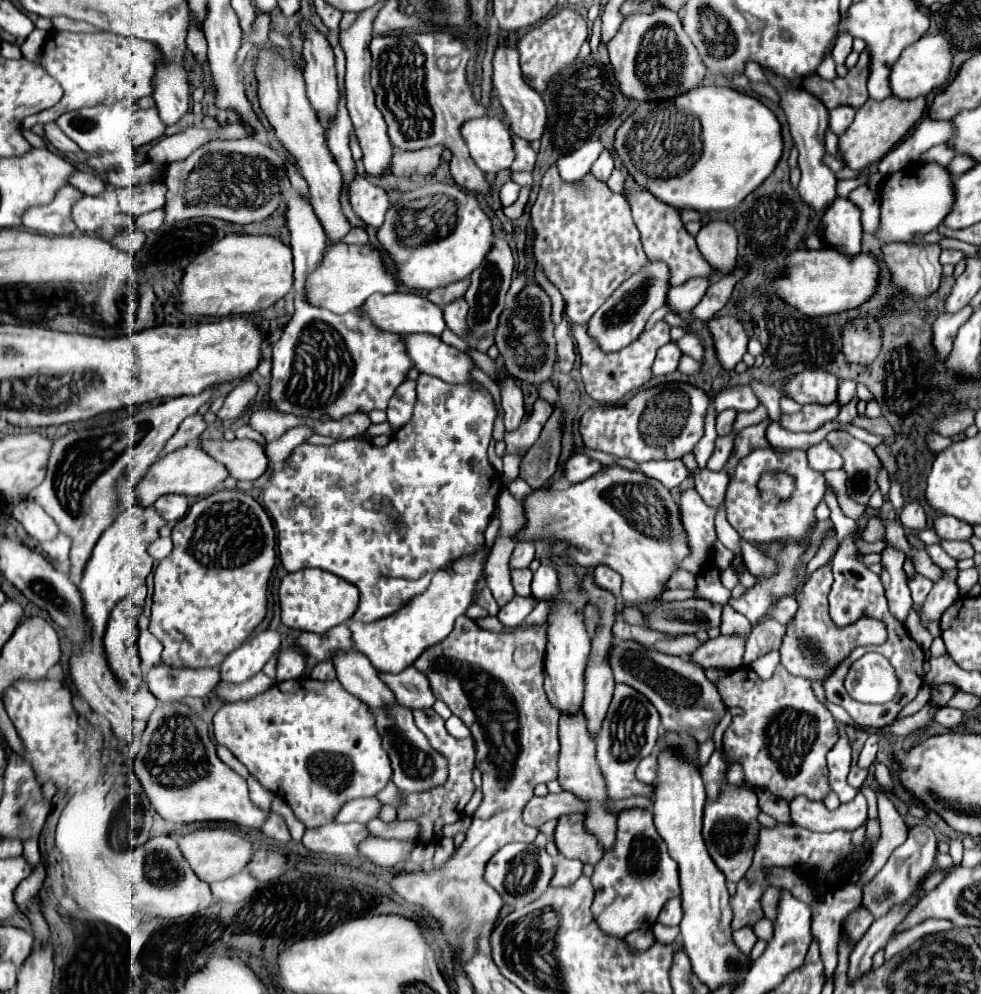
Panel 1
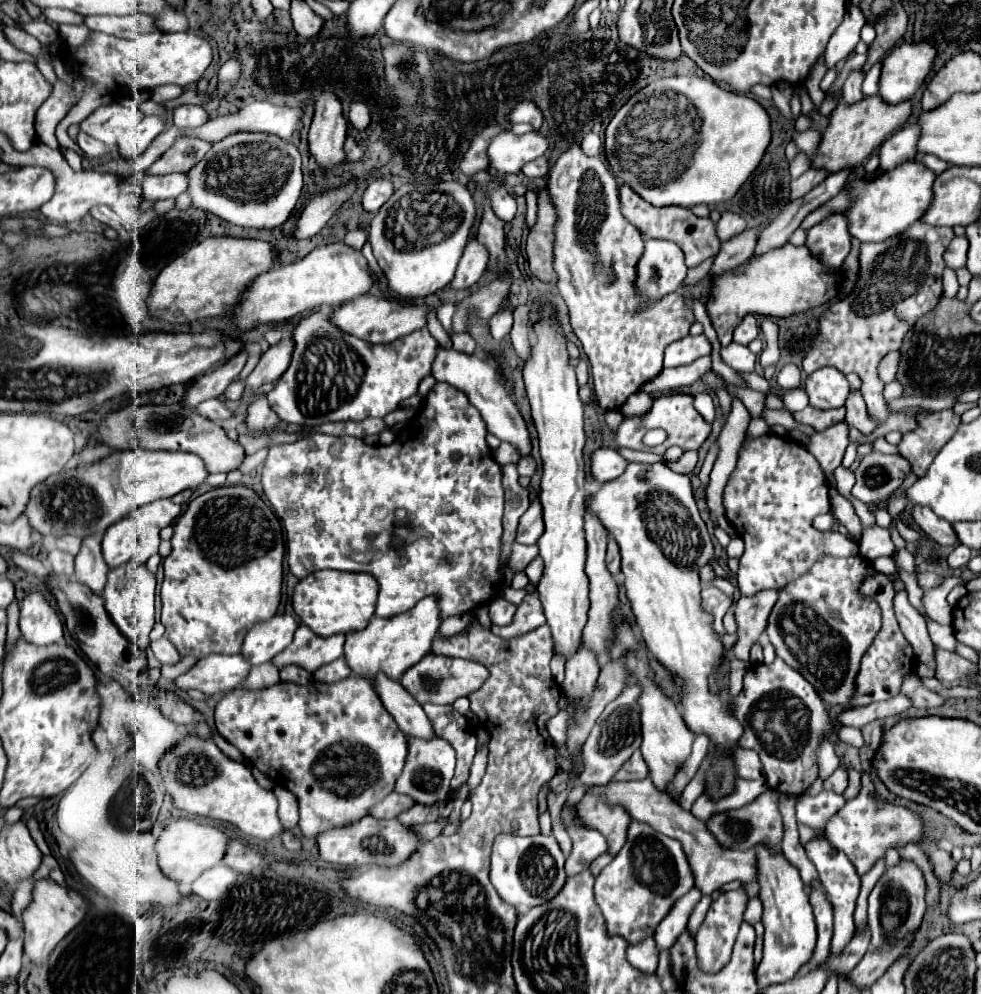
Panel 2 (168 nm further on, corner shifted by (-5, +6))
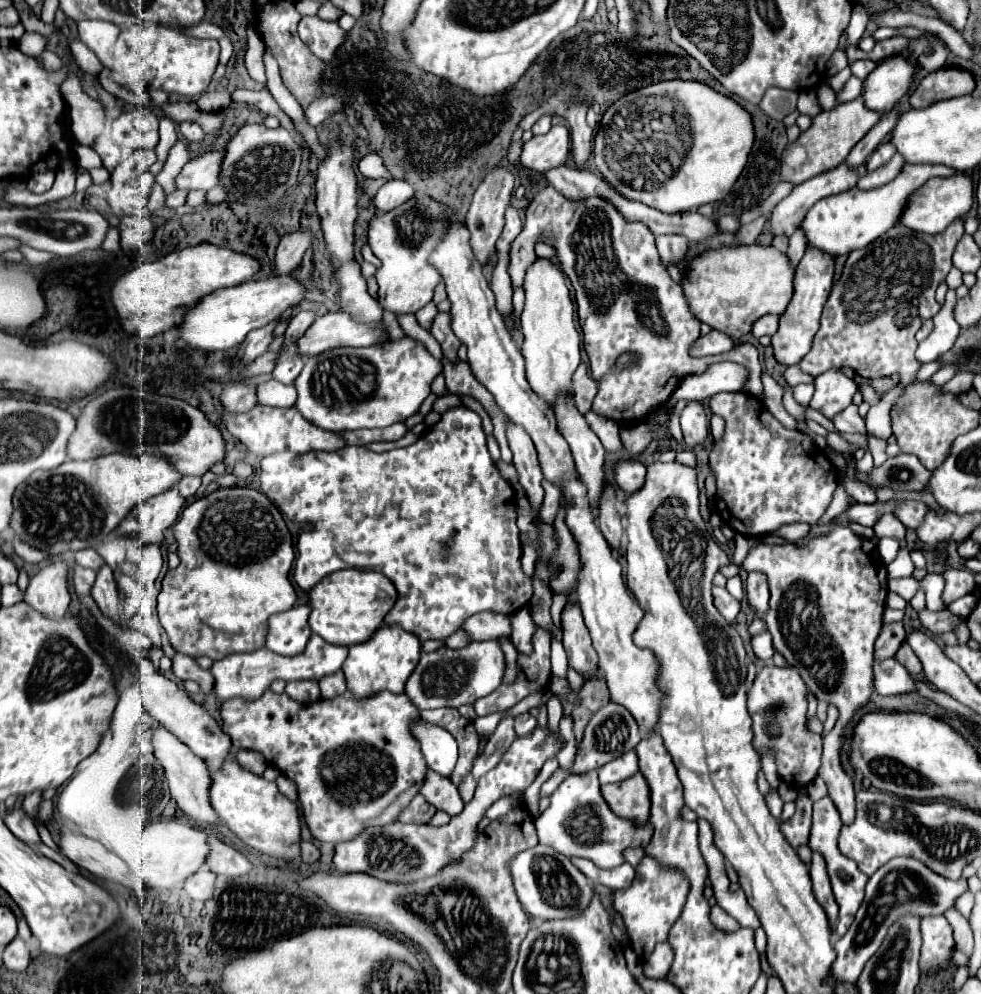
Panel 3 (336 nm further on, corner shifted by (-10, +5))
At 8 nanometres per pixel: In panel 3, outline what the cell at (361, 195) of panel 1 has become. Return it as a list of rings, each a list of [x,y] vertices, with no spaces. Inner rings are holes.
[[[393,178],[379,188],[379,192],[373,198],[373,204],[375,204],[377,210],[385,212],[385,210],[393,210],[395,206],[403,204],[411,196],[413,196],[413,188],[405,180],[395,180]]]

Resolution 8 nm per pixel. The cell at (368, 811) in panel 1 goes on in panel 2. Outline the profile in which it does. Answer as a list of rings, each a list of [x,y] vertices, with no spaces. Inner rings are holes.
[[[390,793],[380,805],[376,805],[376,809],[372,809],[372,815],[376,819],[396,819],[400,813],[408,811],[414,805],[416,805],[416,801],[412,801],[412,797],[404,797],[400,793]]]

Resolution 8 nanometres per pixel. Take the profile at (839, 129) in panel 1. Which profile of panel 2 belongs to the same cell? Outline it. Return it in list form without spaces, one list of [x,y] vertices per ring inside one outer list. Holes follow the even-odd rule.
[[[860,69],[850,71],[850,75],[848,75],[848,79],[844,81],[844,87],[842,87],[842,91],[844,91],[844,103],[846,105],[856,103],[856,101],[862,99],[862,91],[860,91],[862,79],[864,79],[864,73]]]

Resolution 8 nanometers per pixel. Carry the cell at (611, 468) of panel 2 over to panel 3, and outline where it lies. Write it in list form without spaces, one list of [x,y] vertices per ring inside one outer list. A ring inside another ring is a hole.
[[[627,458],[627,460],[619,460],[615,464],[615,484],[623,490],[623,492],[635,492],[637,486],[643,484],[643,476],[645,476],[645,464],[639,462],[637,458]]]

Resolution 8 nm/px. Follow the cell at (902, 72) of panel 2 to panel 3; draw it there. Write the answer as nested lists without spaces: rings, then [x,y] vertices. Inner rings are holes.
[[[901,54],[889,56],[865,78],[861,98],[869,110],[889,112],[909,92],[915,76],[915,66]]]

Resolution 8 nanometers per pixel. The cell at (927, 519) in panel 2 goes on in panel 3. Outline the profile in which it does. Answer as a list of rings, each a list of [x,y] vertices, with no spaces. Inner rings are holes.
[[[903,502],[897,506],[895,510],[895,516],[903,522],[905,528],[911,528],[915,530],[917,526],[921,526],[921,522],[925,520],[925,514],[929,512],[929,506],[925,502]]]

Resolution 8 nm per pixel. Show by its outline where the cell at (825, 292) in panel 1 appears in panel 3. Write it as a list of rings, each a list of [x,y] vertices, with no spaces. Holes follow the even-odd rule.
[[[727,246],[709,250],[691,260],[683,290],[689,298],[691,312],[701,322],[739,342],[751,332],[757,318],[785,312],[785,306],[789,306],[793,298],[793,278],[795,266],[787,254],[779,252],[775,246]]]

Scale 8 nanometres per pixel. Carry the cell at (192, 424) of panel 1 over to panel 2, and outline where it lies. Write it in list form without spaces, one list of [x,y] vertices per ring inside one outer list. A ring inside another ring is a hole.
[[[220,399],[202,401],[202,403],[196,407],[196,411],[198,411],[200,415],[208,417],[210,421],[216,421],[216,423],[220,423],[220,421],[224,421],[224,419],[228,419],[228,417],[234,415],[234,411],[230,411]]]

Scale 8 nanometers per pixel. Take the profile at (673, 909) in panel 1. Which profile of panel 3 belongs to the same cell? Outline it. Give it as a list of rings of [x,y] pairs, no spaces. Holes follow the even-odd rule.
[[[661,942],[655,946],[653,954],[645,960],[643,970],[651,978],[665,978],[671,962],[673,962],[673,948],[667,942]]]

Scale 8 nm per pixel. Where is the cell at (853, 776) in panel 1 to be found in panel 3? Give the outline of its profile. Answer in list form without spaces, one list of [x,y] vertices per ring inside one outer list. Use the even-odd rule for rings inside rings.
[[[815,778],[815,782],[807,786],[807,792],[809,792],[809,796],[813,800],[819,800],[819,798],[823,798],[823,796],[829,794],[829,790],[827,790],[827,786],[825,786],[825,782],[821,778]]]

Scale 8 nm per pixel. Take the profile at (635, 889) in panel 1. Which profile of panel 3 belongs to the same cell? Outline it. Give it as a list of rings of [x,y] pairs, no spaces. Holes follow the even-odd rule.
[[[645,854],[635,868],[631,886],[613,892],[613,906],[621,914],[625,930],[631,938],[633,952],[641,962],[649,958],[657,942],[667,940],[673,922],[681,914],[681,906],[685,906],[685,894],[689,894],[689,882],[685,882],[685,878],[677,874],[677,870],[669,870],[669,866],[661,866],[661,862],[653,862],[649,854]]]

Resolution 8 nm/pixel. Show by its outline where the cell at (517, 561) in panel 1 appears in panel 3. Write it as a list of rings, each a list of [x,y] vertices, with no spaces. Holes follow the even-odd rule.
[[[543,480],[543,490],[545,490],[545,498],[539,510],[539,520],[545,524],[553,524],[557,508],[559,508],[559,500],[561,500],[561,490],[557,490],[557,486],[549,484]]]

